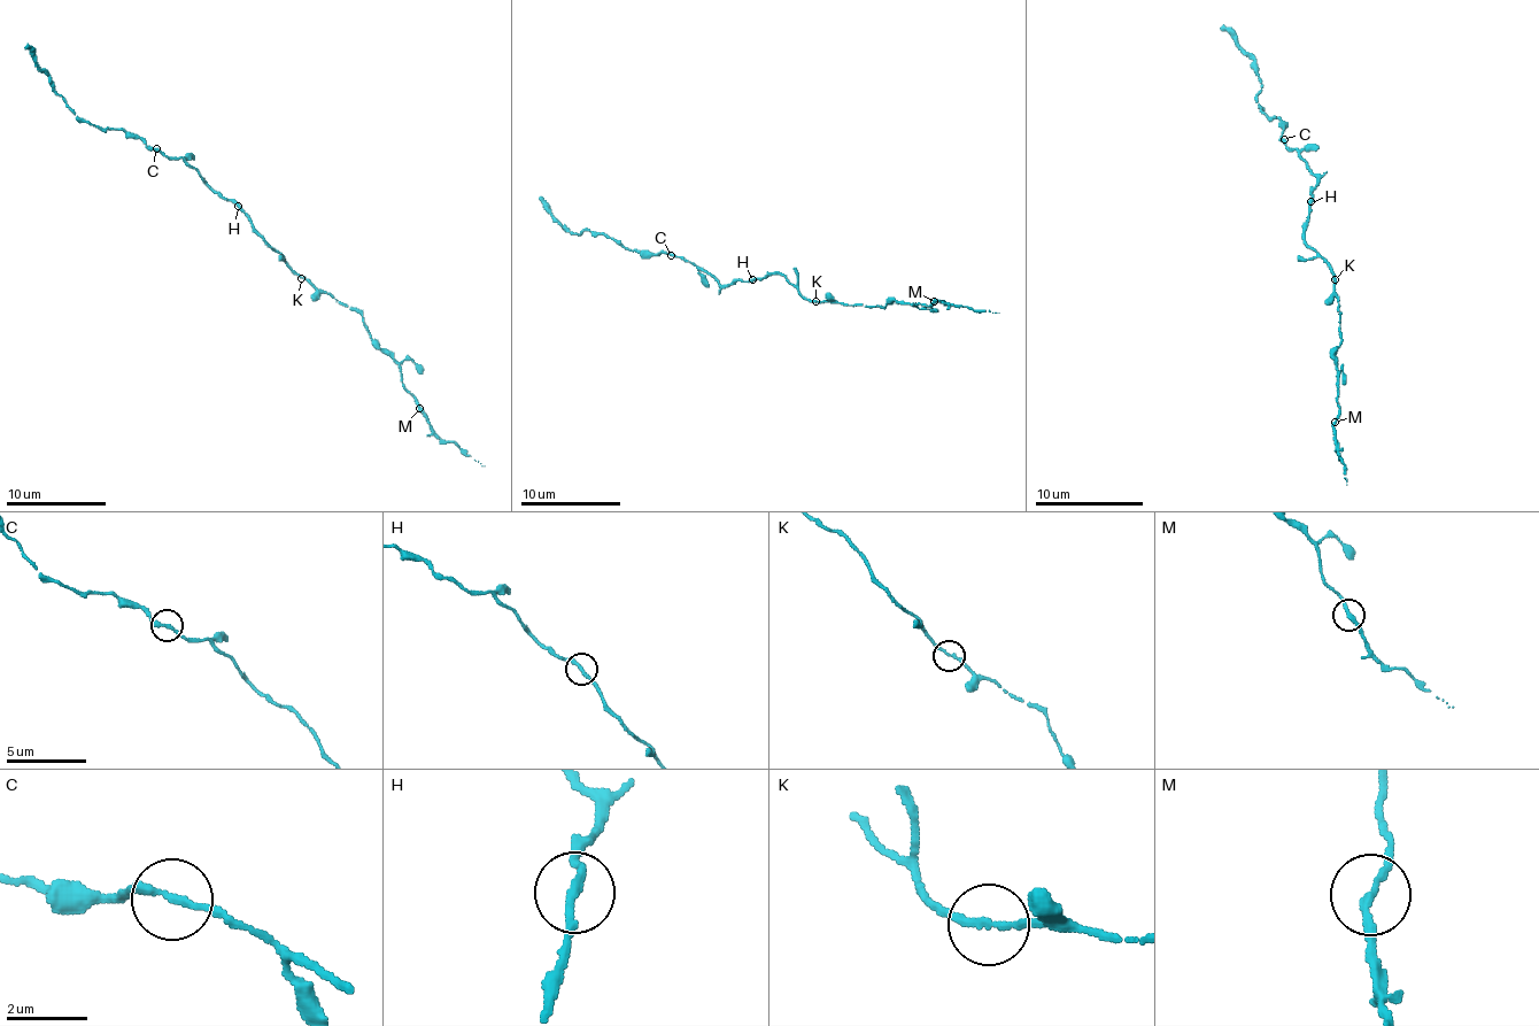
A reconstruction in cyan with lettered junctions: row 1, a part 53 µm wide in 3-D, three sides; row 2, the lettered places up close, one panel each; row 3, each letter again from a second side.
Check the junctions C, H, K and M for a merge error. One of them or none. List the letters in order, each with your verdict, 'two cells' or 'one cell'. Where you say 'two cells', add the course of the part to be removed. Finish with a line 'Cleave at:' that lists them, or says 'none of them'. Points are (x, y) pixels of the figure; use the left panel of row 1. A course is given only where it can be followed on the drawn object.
C: one cell
H: one cell
K: one cell
M: one cell
Cleave at: none of them

